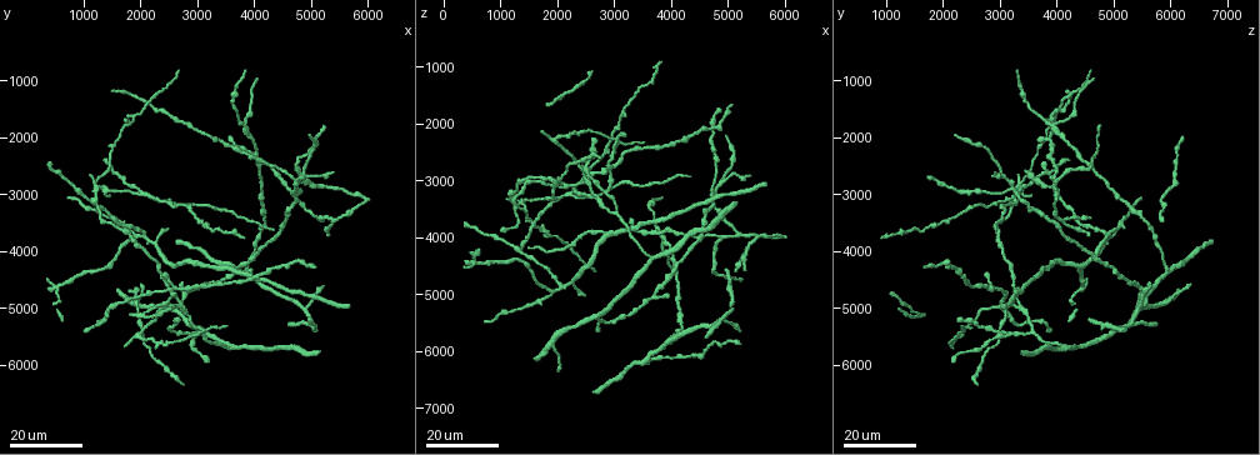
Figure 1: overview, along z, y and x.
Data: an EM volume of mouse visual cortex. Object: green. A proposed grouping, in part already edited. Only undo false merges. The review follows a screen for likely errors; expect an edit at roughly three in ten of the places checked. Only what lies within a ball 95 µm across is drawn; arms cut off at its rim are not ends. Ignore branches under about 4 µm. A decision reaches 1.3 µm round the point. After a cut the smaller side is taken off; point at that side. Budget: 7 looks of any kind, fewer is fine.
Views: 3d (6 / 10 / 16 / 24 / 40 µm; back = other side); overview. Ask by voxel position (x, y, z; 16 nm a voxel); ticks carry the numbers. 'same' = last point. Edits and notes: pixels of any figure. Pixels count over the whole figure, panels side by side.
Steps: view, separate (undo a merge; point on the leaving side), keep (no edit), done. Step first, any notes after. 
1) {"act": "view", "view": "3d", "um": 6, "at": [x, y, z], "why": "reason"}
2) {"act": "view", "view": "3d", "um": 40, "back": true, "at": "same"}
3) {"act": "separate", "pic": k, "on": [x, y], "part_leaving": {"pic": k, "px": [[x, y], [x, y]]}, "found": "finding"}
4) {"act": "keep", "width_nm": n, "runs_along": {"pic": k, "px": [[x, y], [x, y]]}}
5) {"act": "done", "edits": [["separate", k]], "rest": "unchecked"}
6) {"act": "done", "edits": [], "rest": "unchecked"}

{"act": "view", "view": "3d", "um": 24, "at": [4950, 2700, 4000], "why": "three arms meet"}

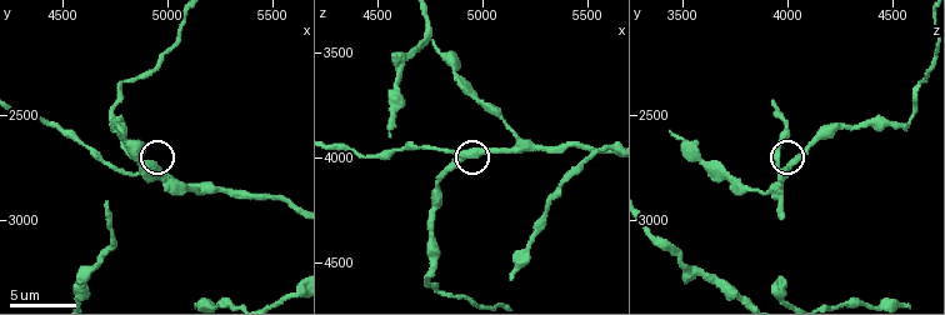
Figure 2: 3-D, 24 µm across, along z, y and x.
{"act": "view", "view": "3d", "um": 10, "at": [4910, 2750, 4010]}

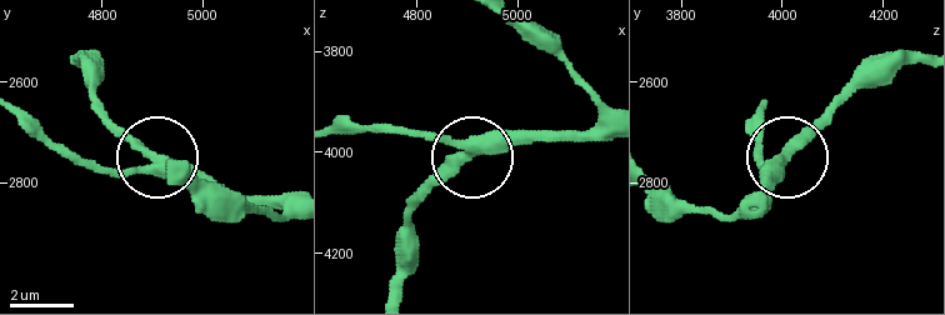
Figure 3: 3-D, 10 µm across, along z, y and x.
{"act": "keep", "side_arm_um": 28, "runs_along": {"pic": 3, "px": [[24, 114], [96, 165], [145, 163], [150, 154], [99, 109]]}, "found": "continuous, no second neuron"}

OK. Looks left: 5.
{"act": "view", "view": "3d", "um": 16, "at": [4750, 2540, 4540], "why": "thick turns thin"}

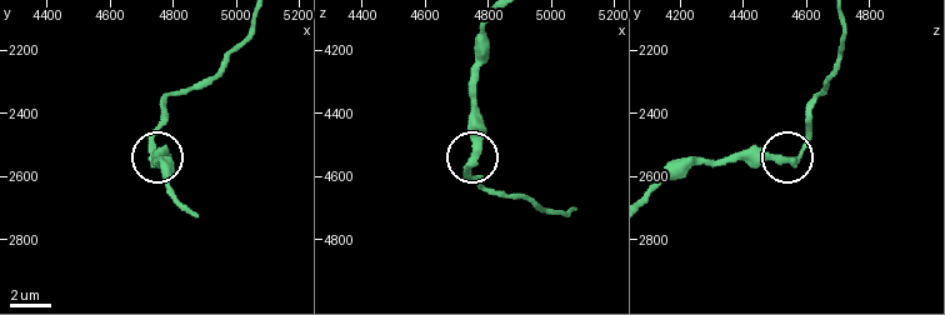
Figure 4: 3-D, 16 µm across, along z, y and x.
{"act": "view", "view": "3d", "um": 16, "back": true, "at": [4750, 2550, 4550]}

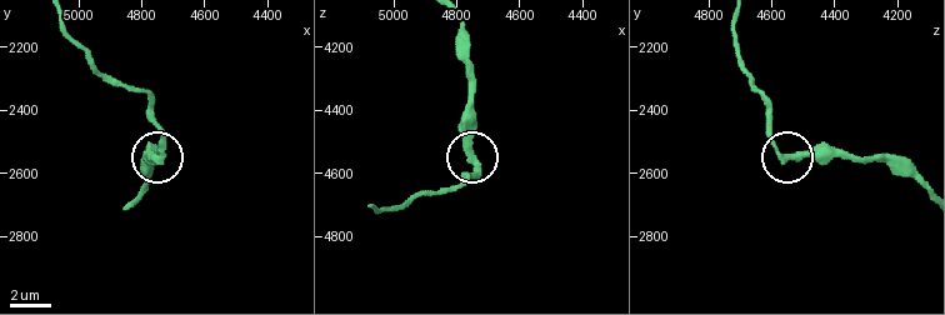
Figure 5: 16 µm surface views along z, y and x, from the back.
{"act": "separate", "pic": 5, "on": [161, 126], "part_leaving": {"pic": 5, "px": [[165, 151], [149, 98], [109, 83], [64, 21]]}, "found": "two neurons meet here"}

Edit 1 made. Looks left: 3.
{"act": "view", "view": "overview"}

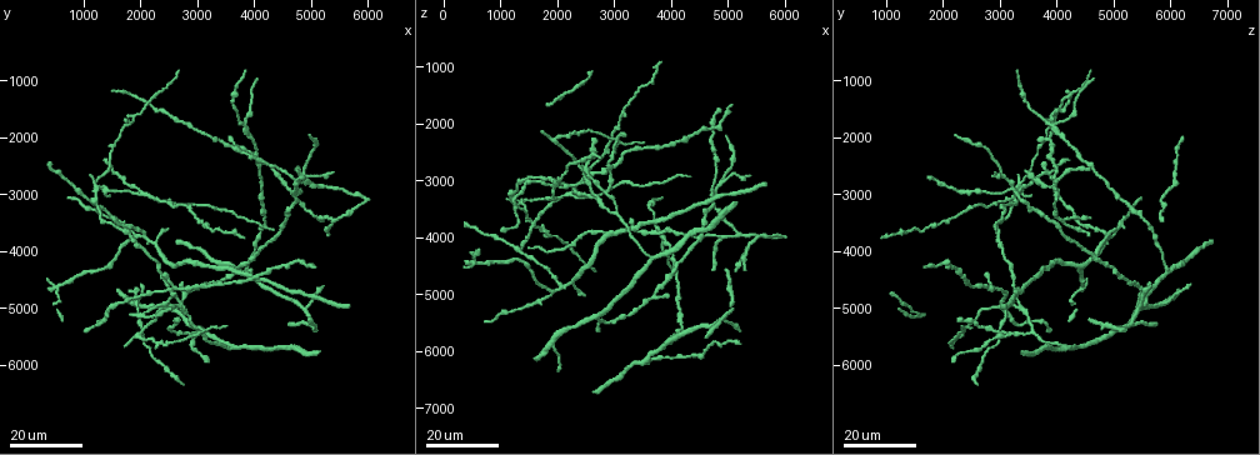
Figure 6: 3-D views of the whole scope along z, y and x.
{"act": "view", "view": "3d", "um": 16, "at": [2250, 3850, 4800], "why": "thin arm on a thick one"}

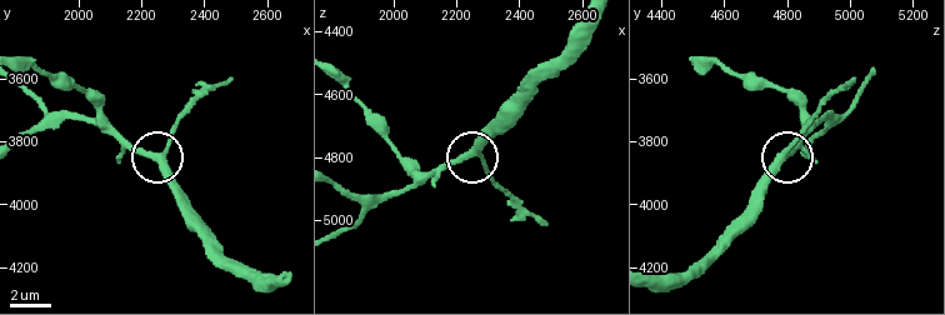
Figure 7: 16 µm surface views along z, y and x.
{"act": "view", "view": "3d", "um": 10, "at": [2270, 3860, 4770]}

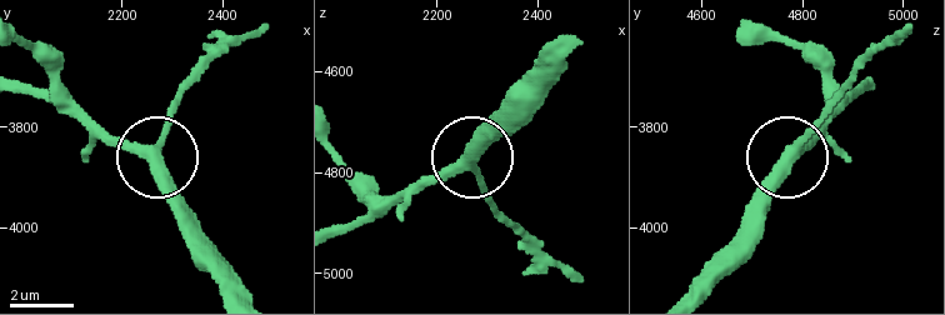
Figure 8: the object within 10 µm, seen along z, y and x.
{"act": "keep", "runs_along": {"pic": 8, "px": [[24, 46], [105, 126], [159, 154], [174, 105]]}, "found": "continuous, no second neuron"}

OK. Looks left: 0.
{"act": "done", "edits": [["separate", 5]], "rest": "unchecked"}

